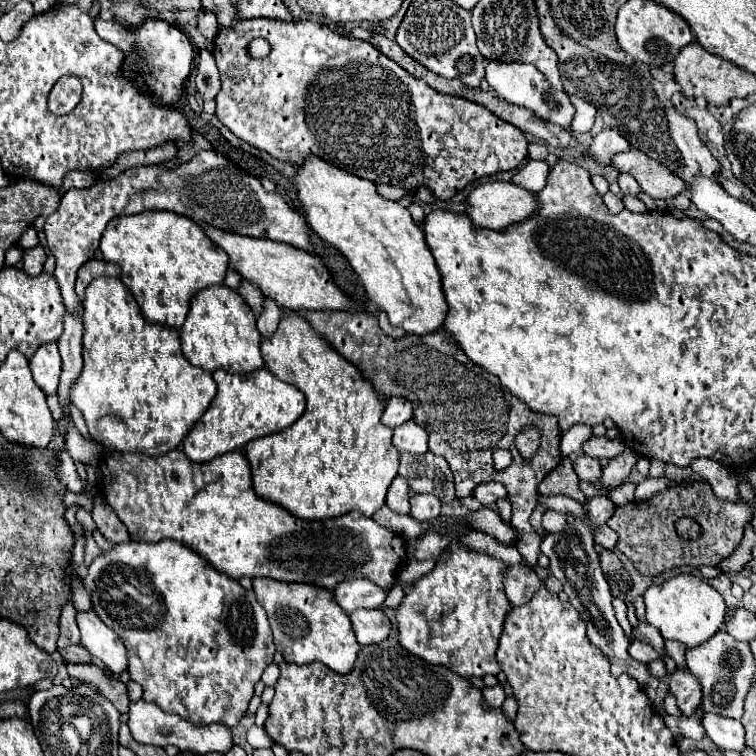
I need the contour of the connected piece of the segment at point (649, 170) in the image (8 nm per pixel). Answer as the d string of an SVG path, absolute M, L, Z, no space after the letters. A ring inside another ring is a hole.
M638 149L614 155L608 167L616 169L618 173L630 173L640 183L642 191L654 199L666 201L686 189L686 183L680 177Z

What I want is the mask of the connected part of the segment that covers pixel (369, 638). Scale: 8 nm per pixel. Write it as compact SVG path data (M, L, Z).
M358 609L350 615L360 645L380 643L390 633L390 621L382 609Z

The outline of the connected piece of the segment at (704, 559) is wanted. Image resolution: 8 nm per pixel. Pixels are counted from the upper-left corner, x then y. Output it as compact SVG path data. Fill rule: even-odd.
M692 481L690 485L674 485L650 499L630 501L622 507L616 507L616 513L610 517L608 525L620 535L616 549L620 549L640 573L656 577L682 565L694 569L700 565L718 565L740 545L750 517L752 509L748 505L718 499L706 481ZM682 517L692 517L698 521L702 529L698 539L684 539L676 533L674 523Z

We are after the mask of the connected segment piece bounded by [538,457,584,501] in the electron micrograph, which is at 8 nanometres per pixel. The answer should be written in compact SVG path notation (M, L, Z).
M564 457L560 461L558 467L554 467L554 471L550 475L546 475L546 479L540 483L542 495L552 495L552 493L562 493L568 495L576 501L584 499L584 493L578 487L578 475L572 469L572 461L568 457Z

